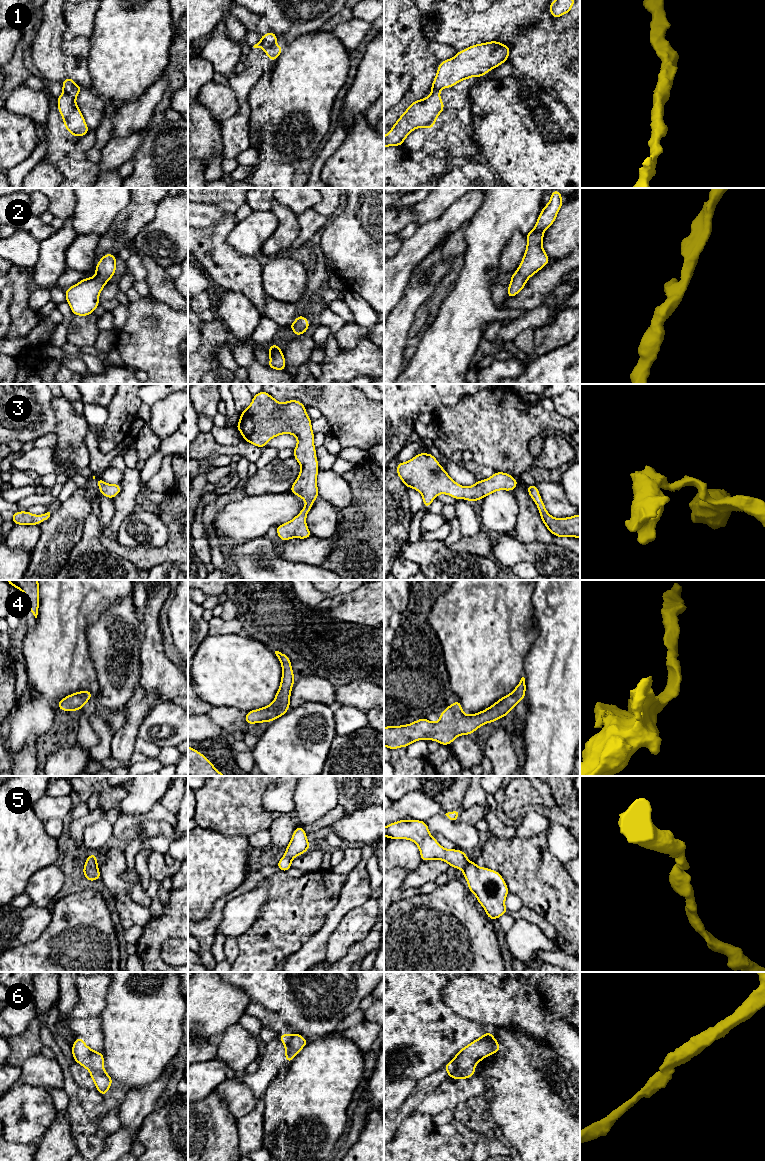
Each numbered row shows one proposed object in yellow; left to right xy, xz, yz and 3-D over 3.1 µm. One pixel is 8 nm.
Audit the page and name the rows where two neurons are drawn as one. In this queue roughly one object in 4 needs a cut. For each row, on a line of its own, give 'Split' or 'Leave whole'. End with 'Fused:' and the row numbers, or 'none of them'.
1: Split
2: Leave whole
3: Leave whole
4: Leave whole
5: Leave whole
6: Leave whole
Fused: 1

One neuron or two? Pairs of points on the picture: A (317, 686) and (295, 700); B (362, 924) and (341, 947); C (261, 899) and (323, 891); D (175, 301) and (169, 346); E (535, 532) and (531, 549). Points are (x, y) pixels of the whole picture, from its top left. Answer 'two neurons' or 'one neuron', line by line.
A: one neuron
B: one neuron
C: two neurons
D: two neurons
E: two neurons

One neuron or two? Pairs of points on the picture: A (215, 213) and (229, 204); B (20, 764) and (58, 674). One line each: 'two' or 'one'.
A: two
B: two

